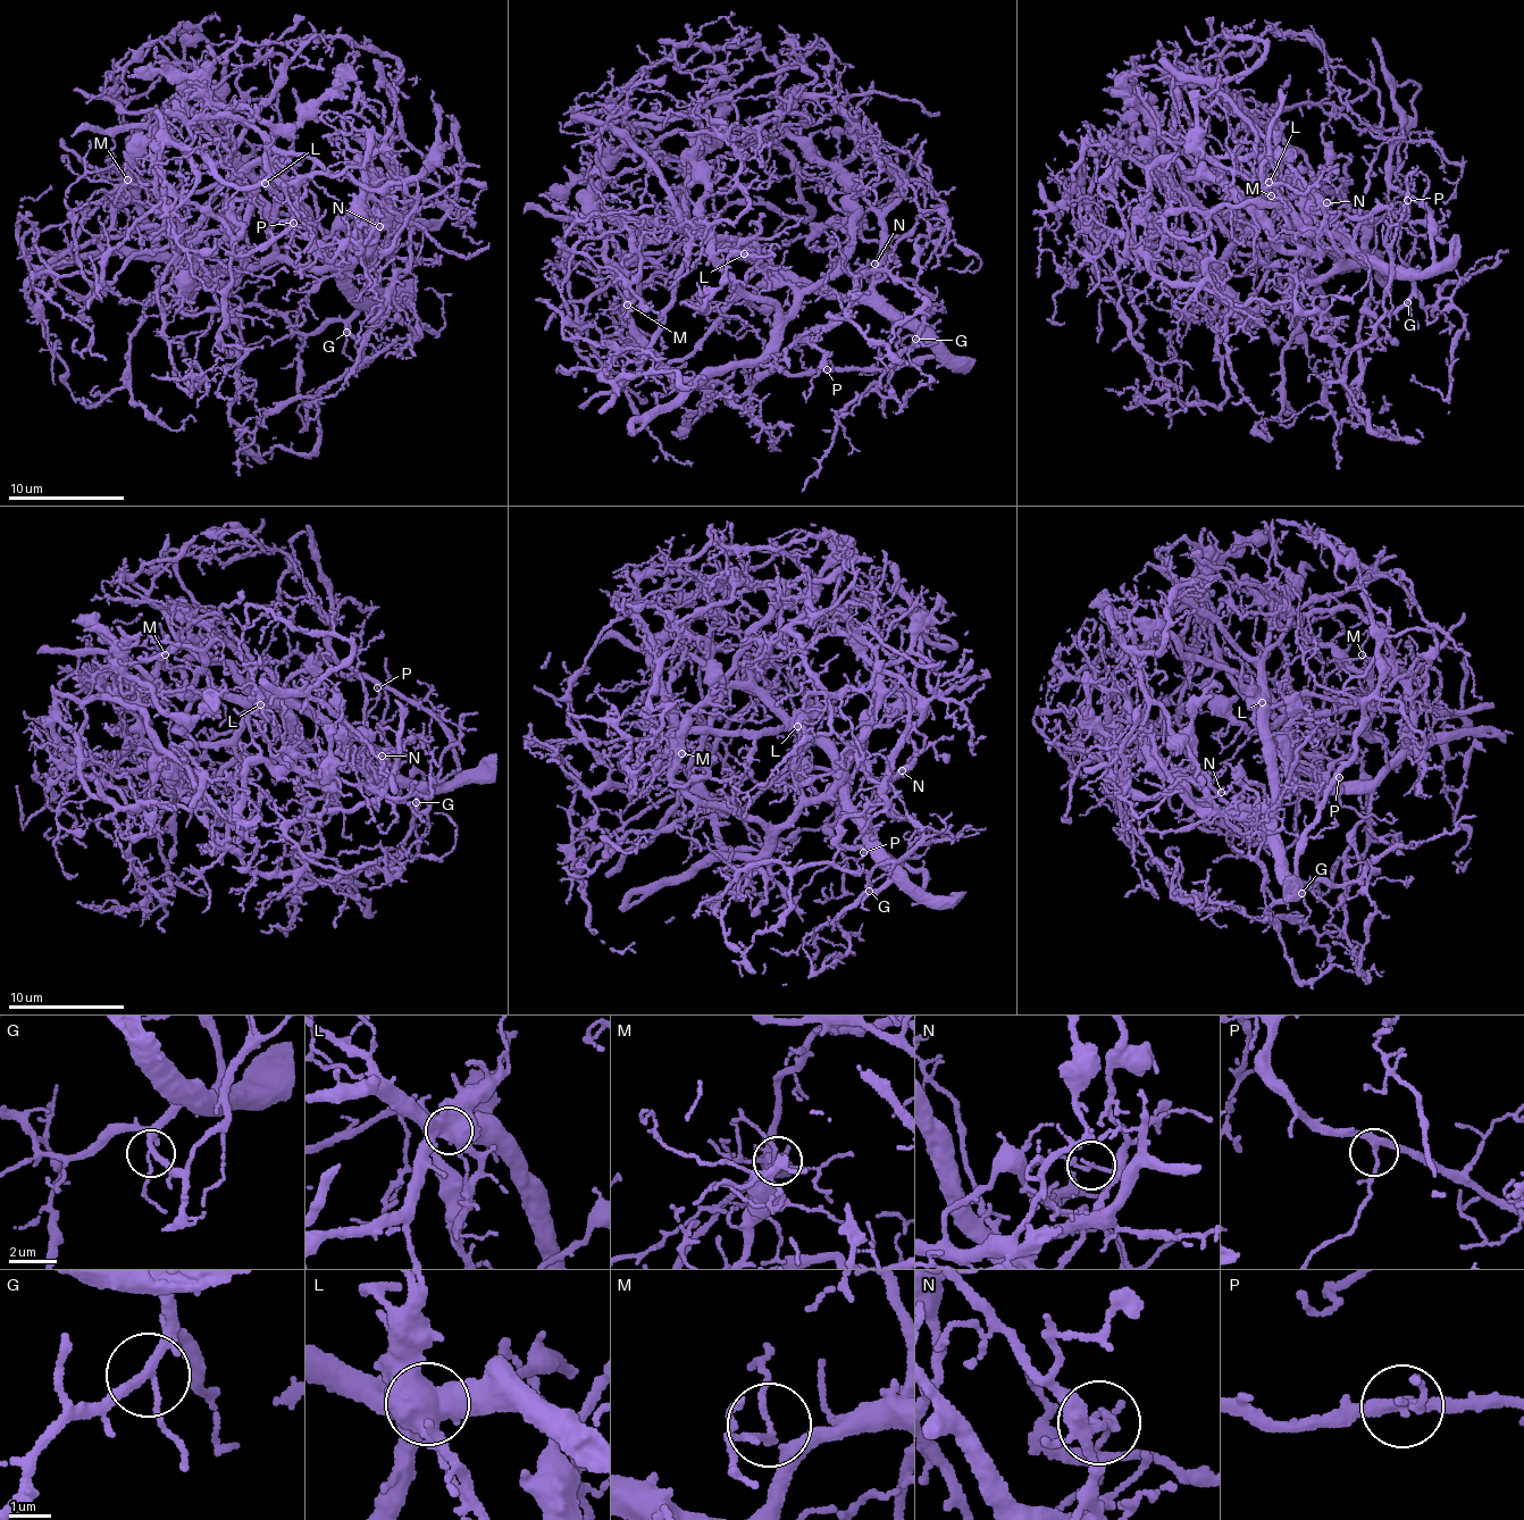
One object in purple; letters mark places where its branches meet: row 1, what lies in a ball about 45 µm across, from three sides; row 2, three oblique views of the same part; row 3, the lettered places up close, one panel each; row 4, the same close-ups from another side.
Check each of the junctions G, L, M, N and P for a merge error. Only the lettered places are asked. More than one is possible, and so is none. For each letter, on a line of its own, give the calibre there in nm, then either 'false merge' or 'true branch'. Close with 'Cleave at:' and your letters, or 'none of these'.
G: calibre 200 nm; true branch
L: calibre 650 nm; false merge
M: calibre 150 nm; true branch
N: calibre 160 nm; false merge
P: calibre 220 nm; true branch
Cleave at: L, N

